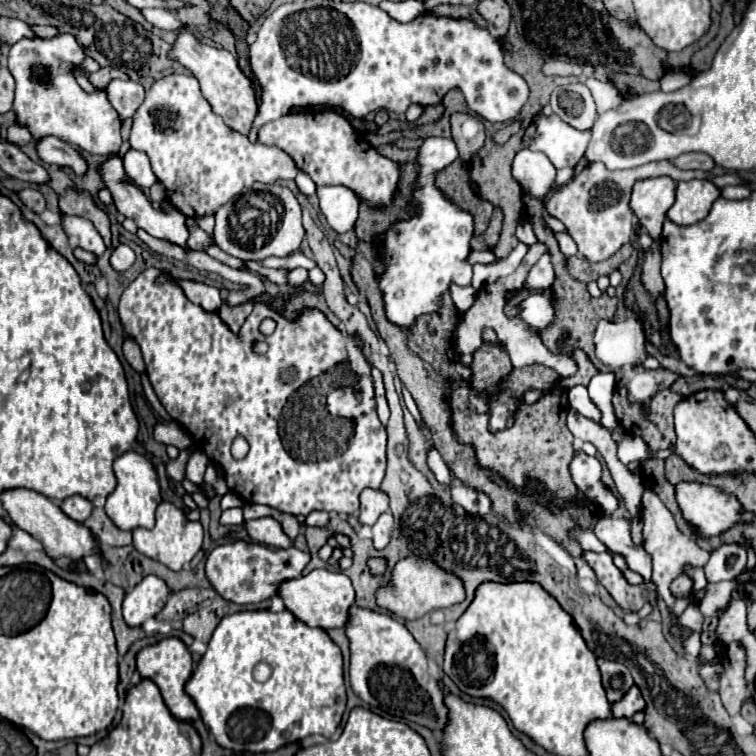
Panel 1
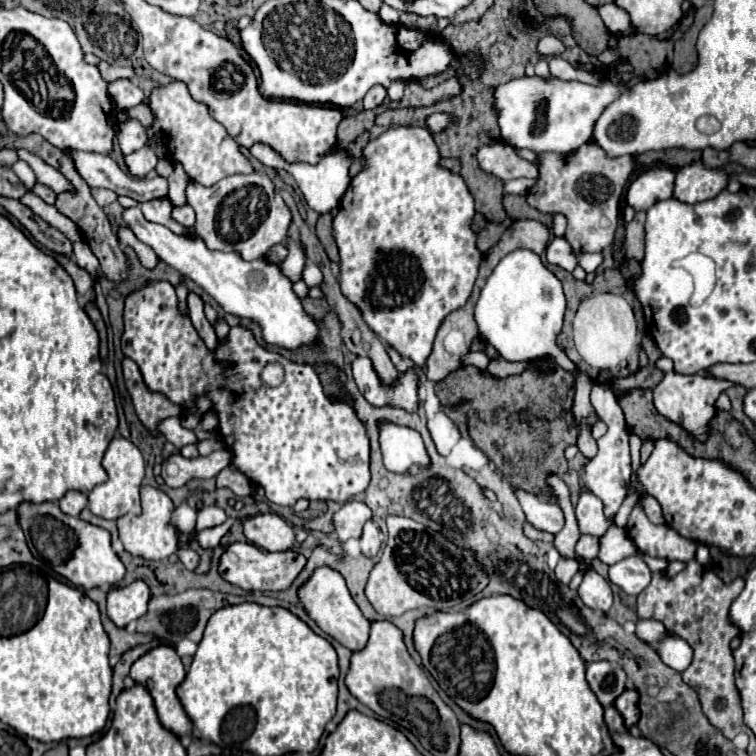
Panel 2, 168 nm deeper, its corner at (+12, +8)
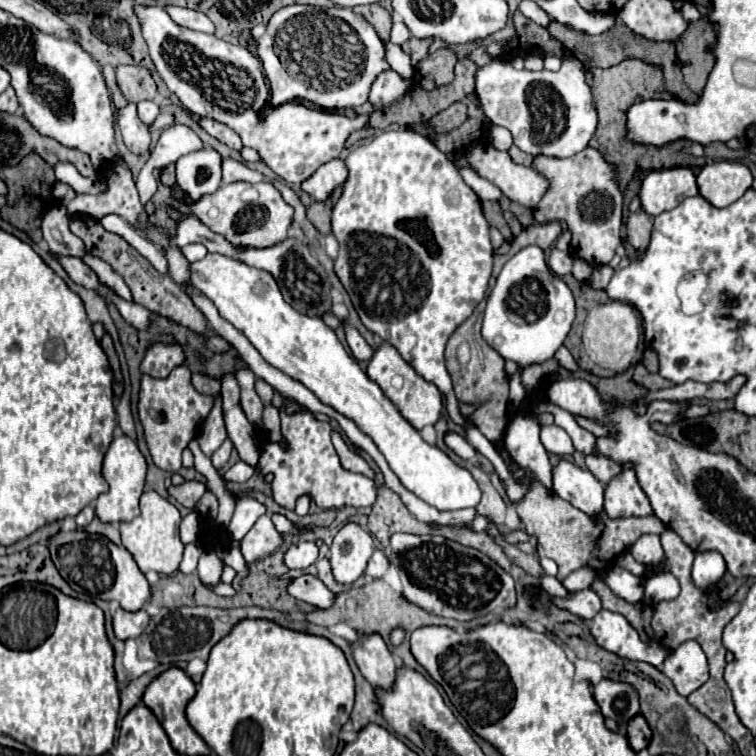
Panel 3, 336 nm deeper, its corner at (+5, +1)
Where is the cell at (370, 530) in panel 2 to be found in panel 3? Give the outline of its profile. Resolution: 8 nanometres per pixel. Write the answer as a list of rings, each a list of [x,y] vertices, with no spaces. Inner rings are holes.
[[[375,550],[369,564],[367,564],[367,576],[383,578],[387,574],[387,568],[389,568],[389,560],[385,558],[385,554],[381,550]]]

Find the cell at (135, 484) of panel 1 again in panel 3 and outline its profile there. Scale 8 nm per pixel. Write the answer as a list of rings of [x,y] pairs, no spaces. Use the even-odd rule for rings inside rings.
[[[129,436],[113,438],[103,460],[103,478],[109,484],[109,492],[101,494],[95,502],[95,514],[101,522],[119,524],[119,522],[129,522],[135,516],[139,516],[139,496],[143,494],[145,472],[147,472],[147,464],[137,444]]]

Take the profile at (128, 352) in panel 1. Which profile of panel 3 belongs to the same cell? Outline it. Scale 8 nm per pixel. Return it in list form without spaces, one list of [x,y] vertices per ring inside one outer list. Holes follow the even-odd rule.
[[[185,366],[173,368],[169,378],[155,380],[153,376],[143,376],[139,394],[139,418],[145,424],[145,438],[153,462],[161,470],[177,472],[181,468],[181,452],[189,446],[193,438],[199,436],[201,424],[213,408],[213,398],[199,394],[191,384],[191,372]]]

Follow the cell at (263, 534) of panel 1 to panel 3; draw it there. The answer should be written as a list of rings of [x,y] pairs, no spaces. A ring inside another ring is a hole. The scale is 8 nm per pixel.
[[[299,542],[287,550],[285,564],[291,570],[305,570],[317,562],[317,556],[319,556],[319,548],[315,542]]]

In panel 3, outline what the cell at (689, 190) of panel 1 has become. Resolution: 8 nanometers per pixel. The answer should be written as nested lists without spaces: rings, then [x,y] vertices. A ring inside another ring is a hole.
[[[721,160],[703,166],[697,176],[697,184],[703,198],[717,208],[725,208],[751,188],[753,176],[747,164]]]

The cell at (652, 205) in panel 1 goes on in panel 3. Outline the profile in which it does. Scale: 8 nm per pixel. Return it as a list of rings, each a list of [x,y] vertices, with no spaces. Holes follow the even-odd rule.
[[[669,168],[653,170],[643,178],[641,184],[641,206],[645,212],[657,216],[673,210],[687,196],[697,196],[699,188],[691,168]]]

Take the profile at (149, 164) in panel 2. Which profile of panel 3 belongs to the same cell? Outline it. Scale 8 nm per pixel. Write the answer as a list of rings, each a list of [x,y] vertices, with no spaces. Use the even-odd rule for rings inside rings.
[[[233,182],[223,184],[215,194],[203,196],[191,206],[191,212],[213,232],[223,234],[231,244],[253,248],[273,246],[287,238],[287,228],[293,220],[293,208],[281,198],[281,192],[271,182]]]

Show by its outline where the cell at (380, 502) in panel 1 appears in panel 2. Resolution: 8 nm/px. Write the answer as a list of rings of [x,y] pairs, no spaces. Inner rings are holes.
[[[348,501],[342,505],[342,509],[334,515],[334,525],[342,541],[348,537],[360,537],[364,523],[372,517],[372,511],[364,501]]]

